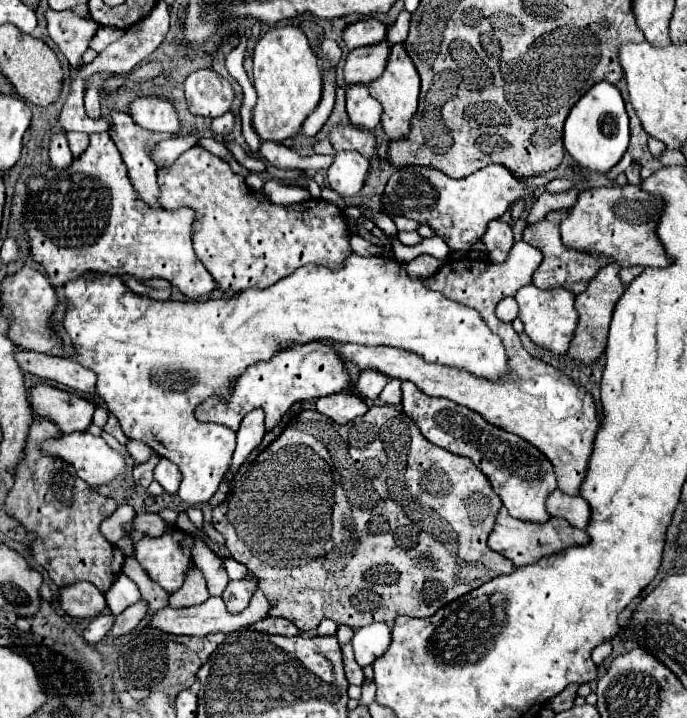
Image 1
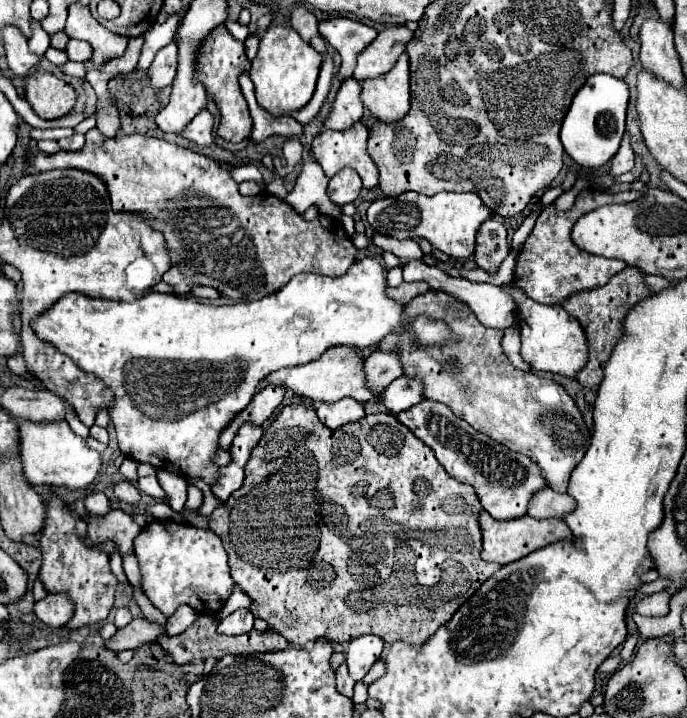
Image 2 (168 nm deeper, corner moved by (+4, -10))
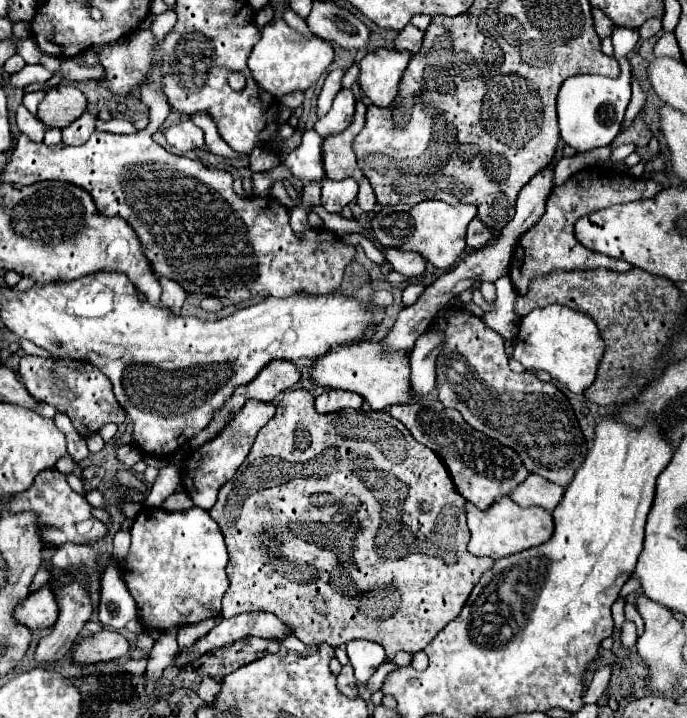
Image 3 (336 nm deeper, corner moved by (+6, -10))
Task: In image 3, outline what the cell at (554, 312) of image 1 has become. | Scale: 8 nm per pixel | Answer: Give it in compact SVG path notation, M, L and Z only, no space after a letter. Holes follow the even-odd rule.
M547 305L533 309L521 317L519 335L515 339L513 357L527 371L547 371L553 379L563 383L571 393L583 393L595 379L599 359L603 355L603 341L597 325L589 315L563 305Z

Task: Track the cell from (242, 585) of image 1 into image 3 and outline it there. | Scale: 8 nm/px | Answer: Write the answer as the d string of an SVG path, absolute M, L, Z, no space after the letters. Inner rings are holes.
M271 613L235 615L235 617L229 617L229 619L221 619L215 629L211 629L207 635L197 639L197 643L191 645L189 649L181 651L179 657L175 659L175 665L191 663L199 655L203 655L203 653L207 653L207 651L211 651L215 647L223 647L227 643L239 641L243 637L255 635L255 637L267 637L267 639L281 639L281 637L285 637L289 633L291 633L289 627L285 623L281 623Z

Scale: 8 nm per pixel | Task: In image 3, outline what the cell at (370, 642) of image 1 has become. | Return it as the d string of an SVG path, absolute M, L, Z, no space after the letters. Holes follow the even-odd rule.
M349 641L345 649L355 669L355 679L361 683L367 681L375 673L375 669L385 661L385 649L373 641Z

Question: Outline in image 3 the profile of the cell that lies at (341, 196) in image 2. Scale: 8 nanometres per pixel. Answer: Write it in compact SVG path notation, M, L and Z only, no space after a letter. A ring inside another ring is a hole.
M345 177L341 181L325 179L325 183L321 183L321 187L323 187L321 189L321 205L329 213L339 213L341 207L355 201L357 191L359 191L359 185L353 177Z

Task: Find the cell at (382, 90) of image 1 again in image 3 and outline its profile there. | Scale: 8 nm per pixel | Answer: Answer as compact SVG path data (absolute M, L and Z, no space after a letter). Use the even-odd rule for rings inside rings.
M391 49L373 51L361 59L359 85L373 105L389 107L393 103L399 91L403 71L409 65L409 59L411 59L409 51Z

